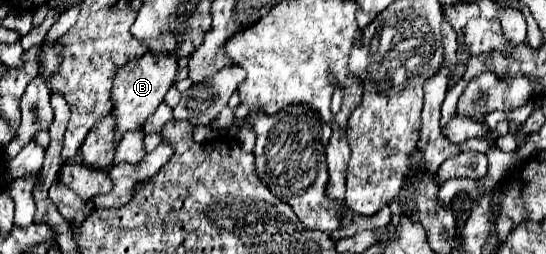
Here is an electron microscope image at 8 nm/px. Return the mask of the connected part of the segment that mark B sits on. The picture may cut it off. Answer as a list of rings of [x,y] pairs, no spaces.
[[[144,54],[142,58],[128,62],[122,66],[116,74],[114,88],[112,88],[112,98],[114,98],[114,110],[112,114],[116,116],[116,142],[124,136],[128,130],[138,130],[148,116],[156,112],[156,108],[164,102],[166,92],[174,84],[174,78],[178,74],[178,56],[176,54]]]

